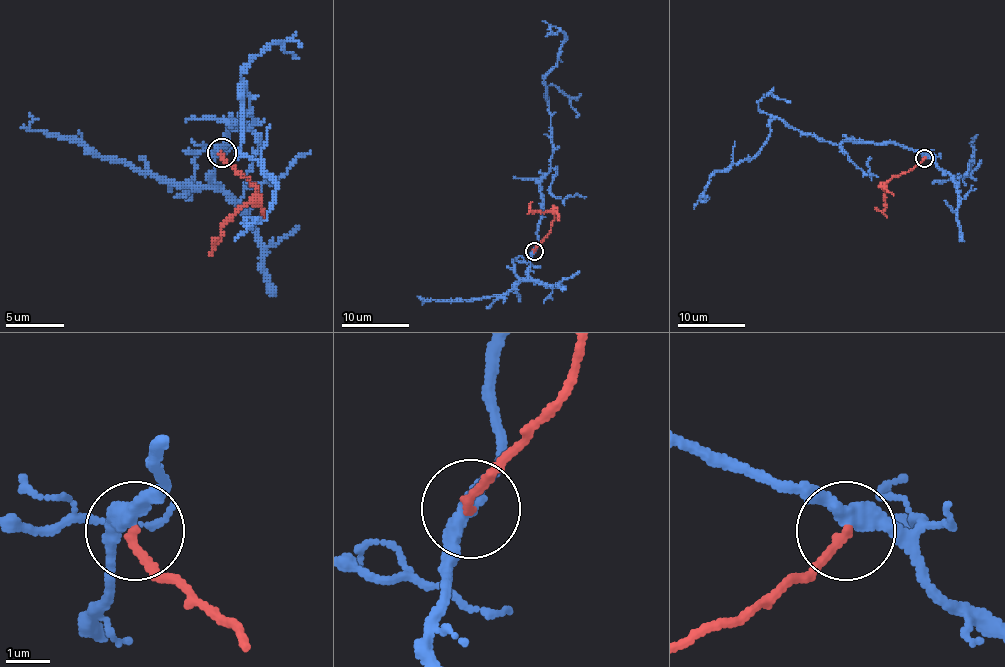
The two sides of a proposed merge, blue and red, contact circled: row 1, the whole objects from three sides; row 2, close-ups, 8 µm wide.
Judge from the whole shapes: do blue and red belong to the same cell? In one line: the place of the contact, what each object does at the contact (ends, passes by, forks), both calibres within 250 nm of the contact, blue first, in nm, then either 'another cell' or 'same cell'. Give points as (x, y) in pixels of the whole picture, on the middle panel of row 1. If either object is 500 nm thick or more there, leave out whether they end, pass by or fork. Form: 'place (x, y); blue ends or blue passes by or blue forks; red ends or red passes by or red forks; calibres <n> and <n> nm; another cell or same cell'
place (534, 251); blue passes by; red ends; calibres 360 and 200 nm; another cell

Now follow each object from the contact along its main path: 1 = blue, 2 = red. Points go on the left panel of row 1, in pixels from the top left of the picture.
1: (220, 151), (232, 128), (252, 125), (247, 84), (238, 151), (261, 162), (275, 188), (270, 209), (235, 240)
2: (220, 154), (247, 177), (255, 194), (223, 223), (220, 238), (215, 243), (218, 238)

